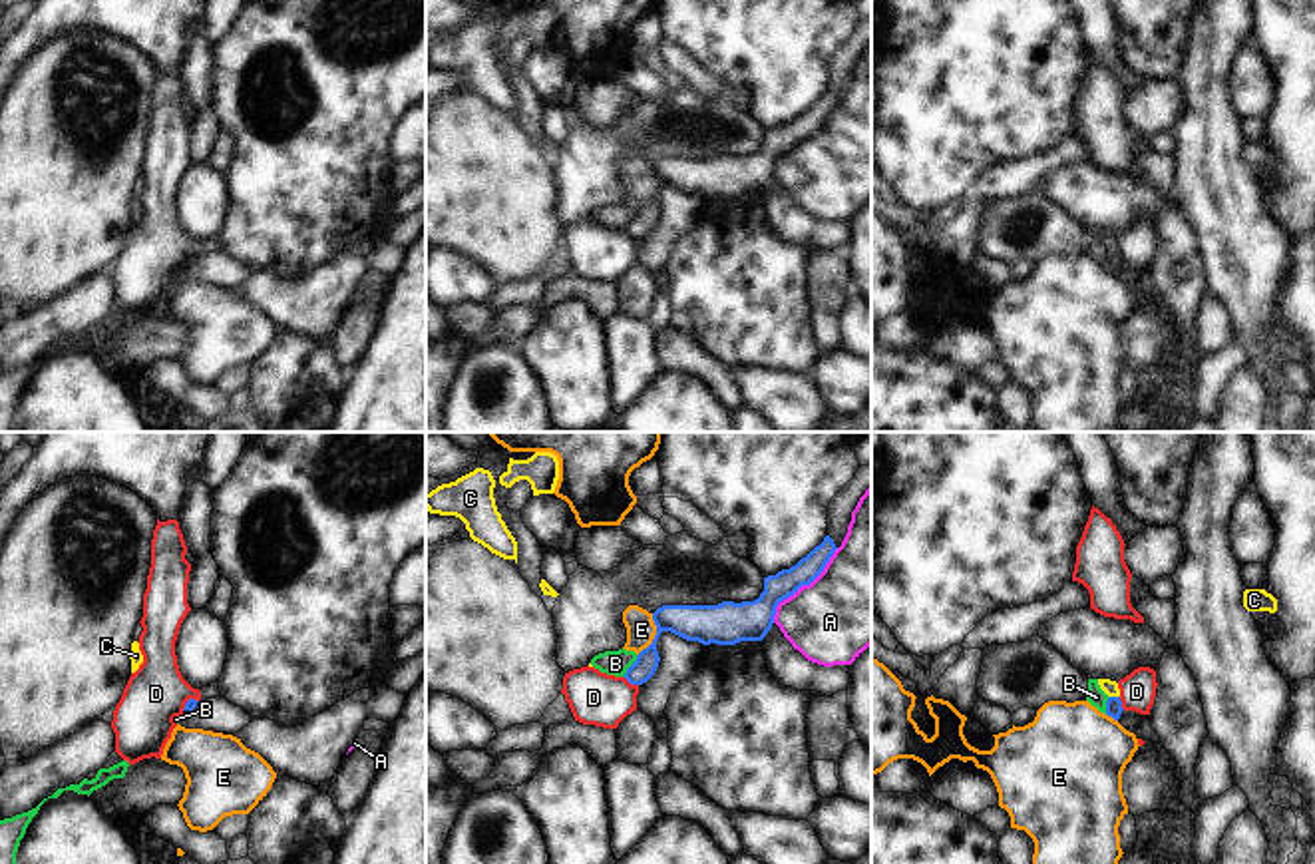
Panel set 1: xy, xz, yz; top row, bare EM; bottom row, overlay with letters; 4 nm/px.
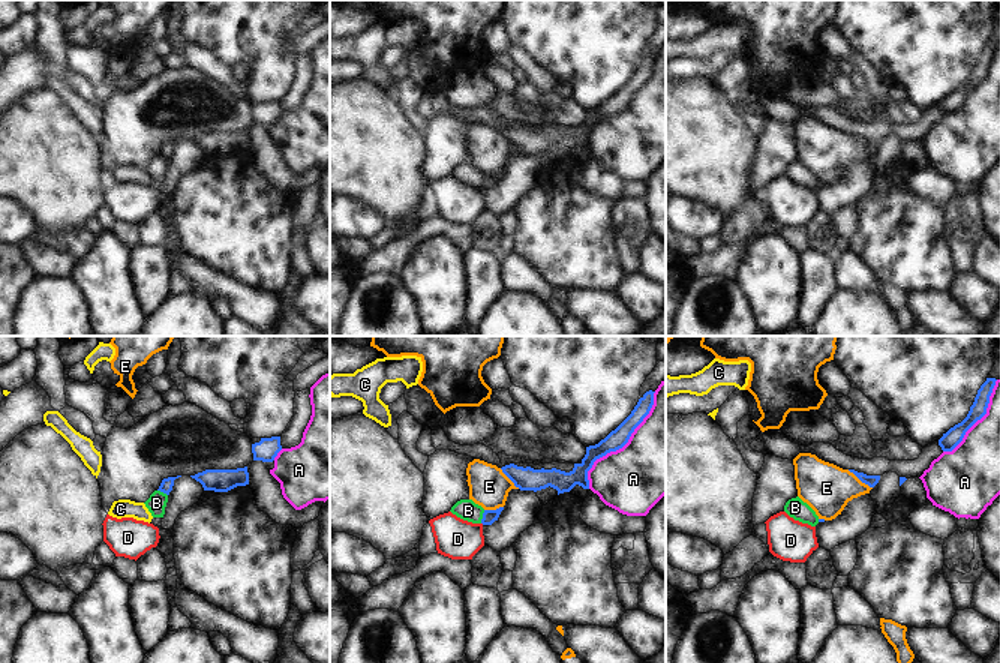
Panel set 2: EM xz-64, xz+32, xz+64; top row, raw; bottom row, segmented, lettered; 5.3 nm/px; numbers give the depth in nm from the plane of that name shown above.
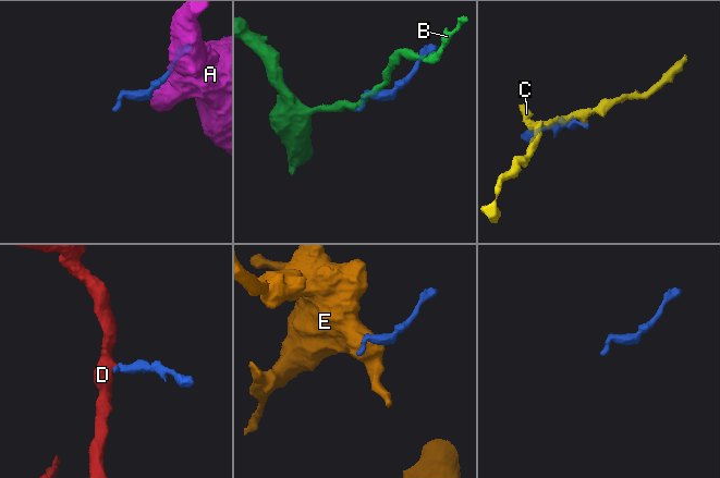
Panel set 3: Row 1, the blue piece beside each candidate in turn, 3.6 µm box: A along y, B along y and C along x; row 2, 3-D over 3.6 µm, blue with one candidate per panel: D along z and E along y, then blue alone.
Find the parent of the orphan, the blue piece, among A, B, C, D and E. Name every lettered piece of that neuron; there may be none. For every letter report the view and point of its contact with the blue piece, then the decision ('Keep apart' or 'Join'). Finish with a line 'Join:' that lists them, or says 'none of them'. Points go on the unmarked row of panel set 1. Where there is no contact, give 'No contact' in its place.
A: Touches blue at xz (802, 138). Keep apart
B: Touches blue at xz (631, 219). Keep apart
C: Touches blue at yz (1115, 251). Join
D: Touches blue at xz (631, 237). Keep apart
E: Touches blue at xz (655, 190). Keep apart
Join: C.

